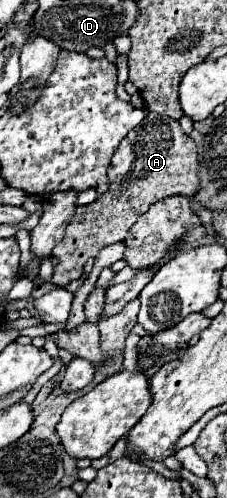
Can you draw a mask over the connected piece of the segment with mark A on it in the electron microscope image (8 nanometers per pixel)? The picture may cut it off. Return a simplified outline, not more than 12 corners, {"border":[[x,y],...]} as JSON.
{"border":[[147,113],[111,159],[109,191],[53,249],[57,287],[137,217],[199,187],[197,145]]}

